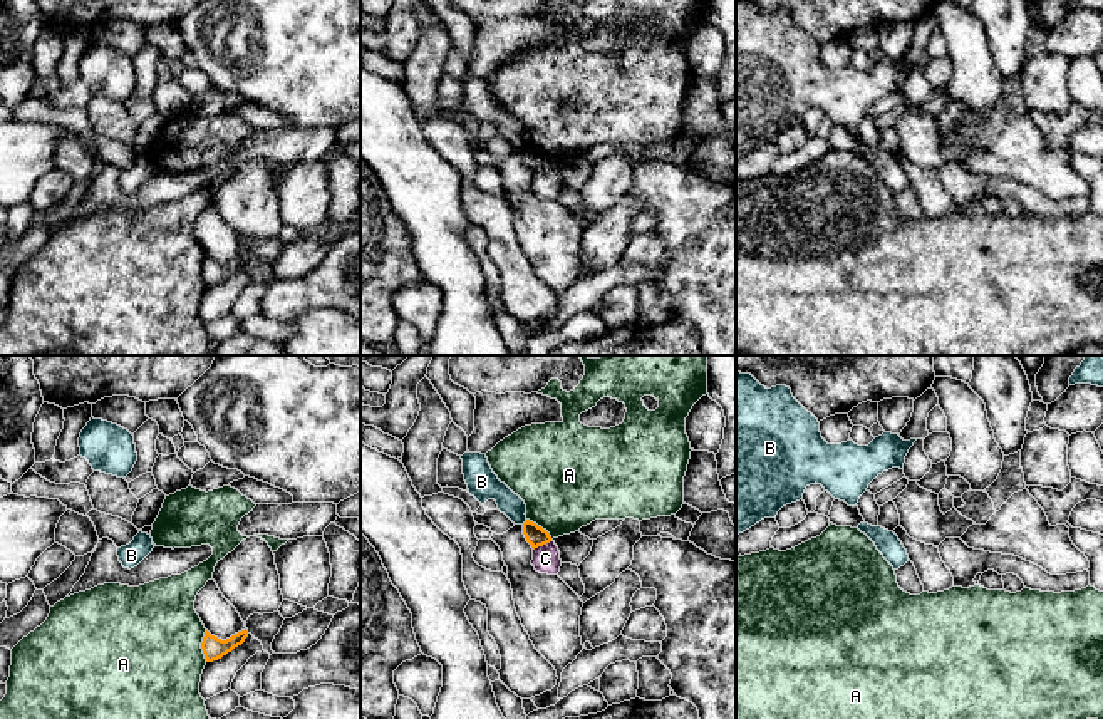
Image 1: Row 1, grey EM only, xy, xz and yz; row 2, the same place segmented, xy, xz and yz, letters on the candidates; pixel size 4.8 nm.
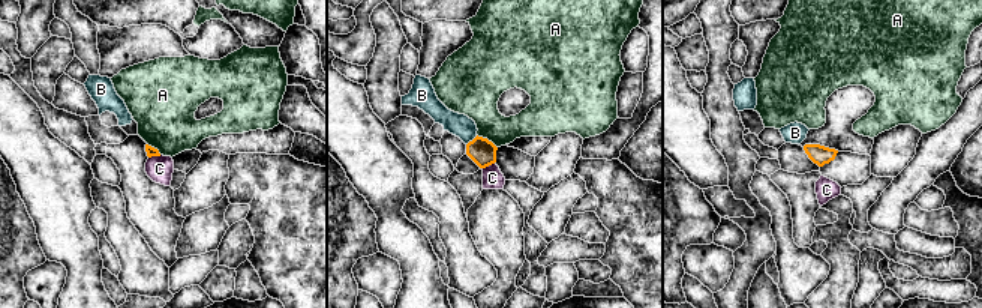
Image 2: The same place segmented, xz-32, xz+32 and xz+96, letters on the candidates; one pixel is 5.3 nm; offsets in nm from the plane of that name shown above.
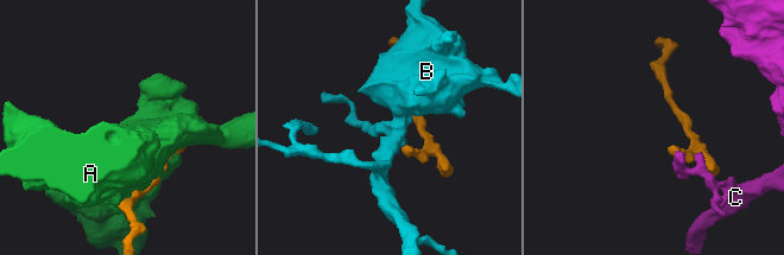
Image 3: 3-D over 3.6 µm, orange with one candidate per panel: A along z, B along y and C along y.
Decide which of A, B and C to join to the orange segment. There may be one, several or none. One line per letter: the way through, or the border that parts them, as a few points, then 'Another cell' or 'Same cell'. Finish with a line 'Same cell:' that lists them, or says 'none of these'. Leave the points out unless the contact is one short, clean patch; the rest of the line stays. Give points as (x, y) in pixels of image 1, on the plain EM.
A: Another cell
B: Boundary: xz (527, 144), (522, 148). Another cell
C: Another cell
Same cell: none of these

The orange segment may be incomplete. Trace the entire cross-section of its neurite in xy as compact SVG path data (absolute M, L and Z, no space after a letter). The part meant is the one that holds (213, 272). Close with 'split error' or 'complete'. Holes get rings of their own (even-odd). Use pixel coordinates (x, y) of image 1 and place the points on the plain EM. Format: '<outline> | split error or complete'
M246 253L231 260L226 265L221 265L206 255L203 266L201 266L201 273L203 273L206 287L213 287L213 285L221 283L223 280L231 277L235 272L241 270L246 261L248 261Z | complete

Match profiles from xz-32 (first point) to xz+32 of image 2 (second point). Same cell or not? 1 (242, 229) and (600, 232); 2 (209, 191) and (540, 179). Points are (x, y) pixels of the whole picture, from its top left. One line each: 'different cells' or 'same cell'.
1: same cell
2: same cell

